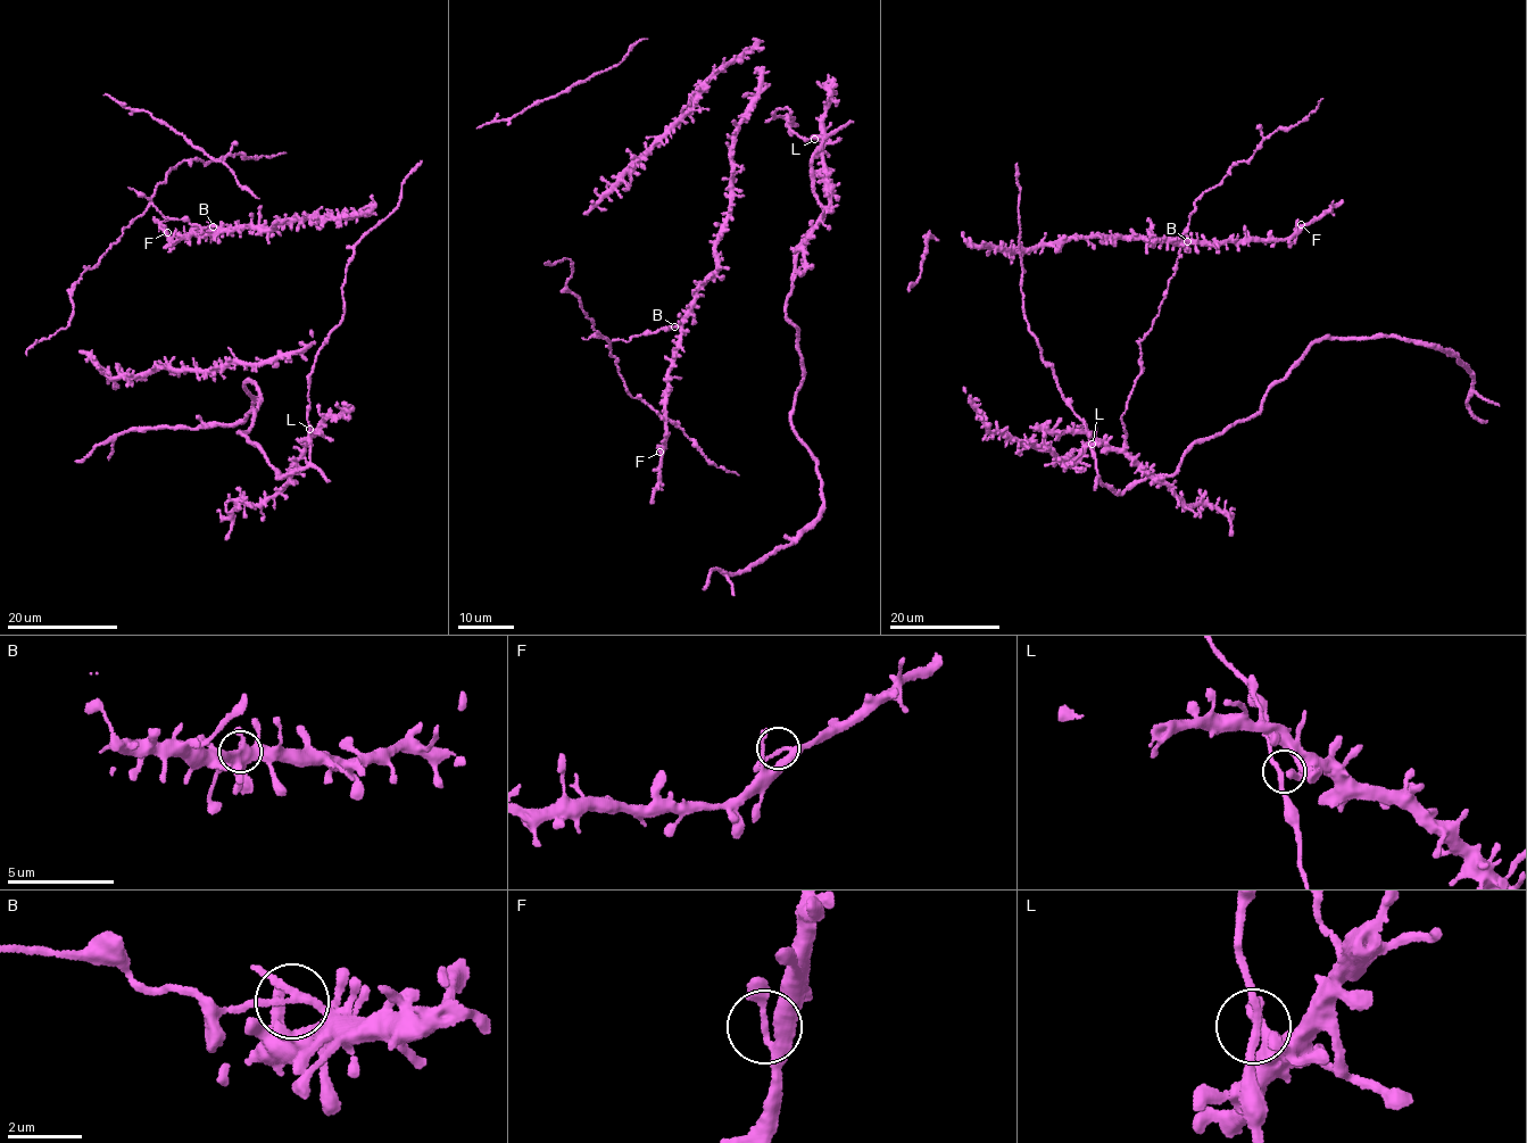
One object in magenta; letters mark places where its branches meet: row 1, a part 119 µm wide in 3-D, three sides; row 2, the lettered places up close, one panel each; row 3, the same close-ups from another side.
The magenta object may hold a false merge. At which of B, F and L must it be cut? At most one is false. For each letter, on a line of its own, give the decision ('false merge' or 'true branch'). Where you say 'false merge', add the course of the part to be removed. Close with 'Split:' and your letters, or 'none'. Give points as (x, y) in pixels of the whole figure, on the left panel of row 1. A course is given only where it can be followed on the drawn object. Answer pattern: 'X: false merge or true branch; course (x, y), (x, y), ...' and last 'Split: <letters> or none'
B: false merge; course (213, 226), (165, 218), (151, 204), (74, 284), (69, 324), (35, 342), (26, 350), (26, 355)
F: true branch
L: true branch
Split: B

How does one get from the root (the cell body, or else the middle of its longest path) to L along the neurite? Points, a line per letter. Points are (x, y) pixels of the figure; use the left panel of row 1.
L: (347, 246), (353, 249), (353, 258), (346, 268), (342, 288), (345, 314), (315, 359), (308, 387), (309, 429)

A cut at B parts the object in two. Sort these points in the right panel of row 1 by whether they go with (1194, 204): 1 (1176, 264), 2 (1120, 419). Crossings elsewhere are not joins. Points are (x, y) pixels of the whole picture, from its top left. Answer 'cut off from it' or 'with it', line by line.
1: with it
2: with it

